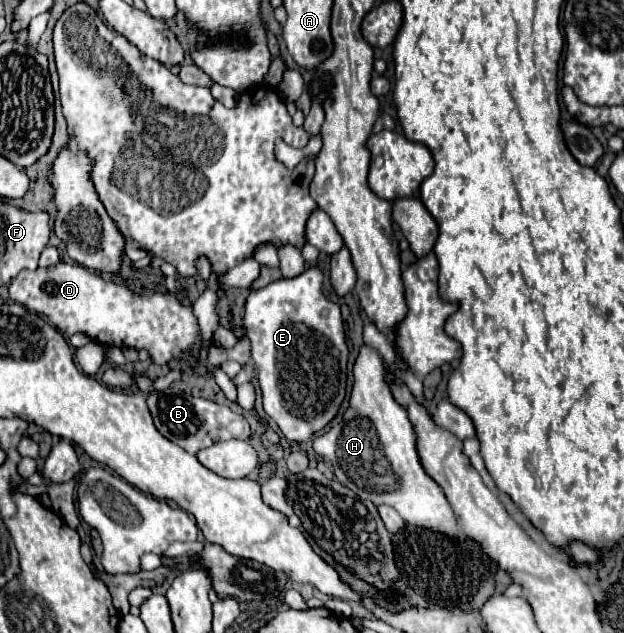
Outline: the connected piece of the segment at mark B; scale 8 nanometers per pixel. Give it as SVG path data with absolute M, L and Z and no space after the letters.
M136 373L136 385L138 389L148 393L148 409L152 413L154 425L156 429L168 437L172 443L180 445L182 449L186 449L190 455L196 455L200 449L206 449L210 445L214 445L216 441L228 441L228 439L248 439L250 437L250 425L248 421L234 413L230 407L226 405L218 405L210 399L204 397L194 397L190 393L184 393L176 387L168 387L164 391L154 391L154 381L142 373Z

